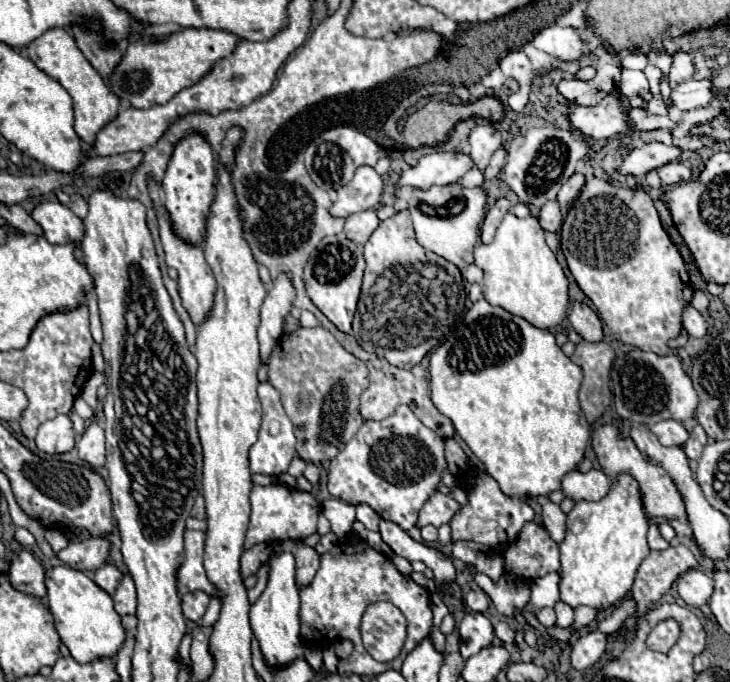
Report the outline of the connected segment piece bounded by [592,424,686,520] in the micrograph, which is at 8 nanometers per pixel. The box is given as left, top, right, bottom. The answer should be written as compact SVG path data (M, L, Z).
M606 424L606 426L600 426L594 434L592 434L592 446L594 446L594 452L598 456L598 462L600 466L604 468L606 476L608 478L614 478L616 474L620 472L626 472L630 476L634 476L640 484L640 490L642 490L642 496L644 496L644 506L646 506L646 512L648 516L664 516L668 520L674 520L674 518L686 518L686 508L684 508L684 500L676 488L676 484L672 482L672 478L668 476L668 472L664 472L664 468L660 466L654 466L650 464L648 460L644 460L644 456L640 454L640 450L636 448L636 444L626 438L626 440L620 440L618 438L618 430L612 426L612 424Z

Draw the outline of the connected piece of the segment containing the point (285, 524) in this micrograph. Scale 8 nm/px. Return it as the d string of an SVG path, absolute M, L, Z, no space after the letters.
M270 484L270 486L254 486L250 494L252 502L252 514L250 514L250 526L246 532L246 548L252 548L260 542L278 542L278 540L304 540L310 534L316 532L316 522L320 514L320 502L312 492L288 488L282 484Z

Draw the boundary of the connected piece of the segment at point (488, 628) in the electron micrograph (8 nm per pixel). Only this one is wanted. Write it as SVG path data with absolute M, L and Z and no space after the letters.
M468 612L458 626L460 632L460 654L464 660L492 644L494 628L490 620L480 612Z

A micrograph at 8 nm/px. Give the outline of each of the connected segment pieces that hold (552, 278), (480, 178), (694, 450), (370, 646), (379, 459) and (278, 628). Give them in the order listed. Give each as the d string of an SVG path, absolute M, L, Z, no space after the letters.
M512 212L504 216L492 244L474 248L476 266L484 270L480 282L484 298L492 306L502 306L510 314L528 320L532 326L548 330L566 318L568 278L558 264L554 252L544 240L544 230L534 216L516 218Z
M472 168L462 180L460 180L462 186L468 186L468 188L474 188L474 186L482 186L484 184L484 170L480 168Z
M696 424L694 430L690 432L688 442L684 444L684 452L686 452L686 456L688 456L690 460L698 460L700 454L702 454L702 450L704 450L704 446L706 446L706 442L708 442L708 436L706 436L704 428L702 428L700 424Z
M376 602L364 610L360 624L362 644L378 662L394 660L406 640L406 618L390 602Z
M400 406L392 416L384 420L366 420L348 446L330 462L328 470L328 490L334 498L340 498L348 504L368 504L384 520L398 524L404 530L410 530L418 522L418 512L424 502L438 490L442 472L448 468L444 456L444 438L426 428L408 406Z
M274 552L268 558L268 584L260 594L260 598L250 608L252 632L260 642L262 654L270 666L286 666L294 658L302 656L304 652L298 608L300 608L300 600L298 600L298 586L296 586L294 556L286 552Z

